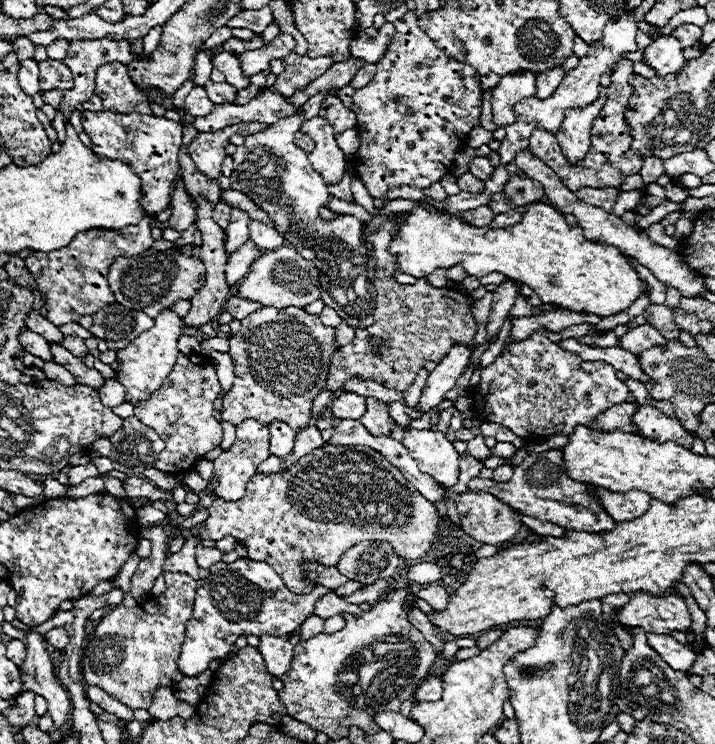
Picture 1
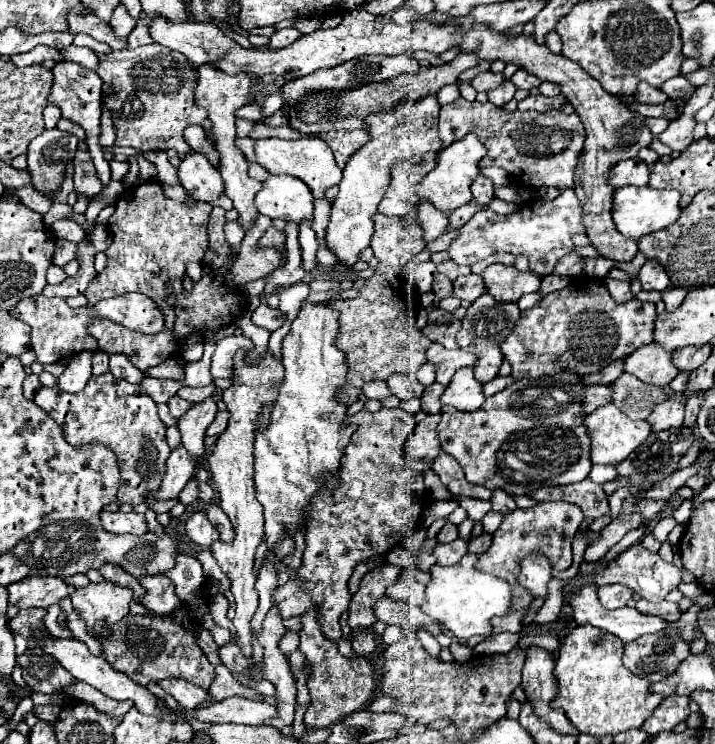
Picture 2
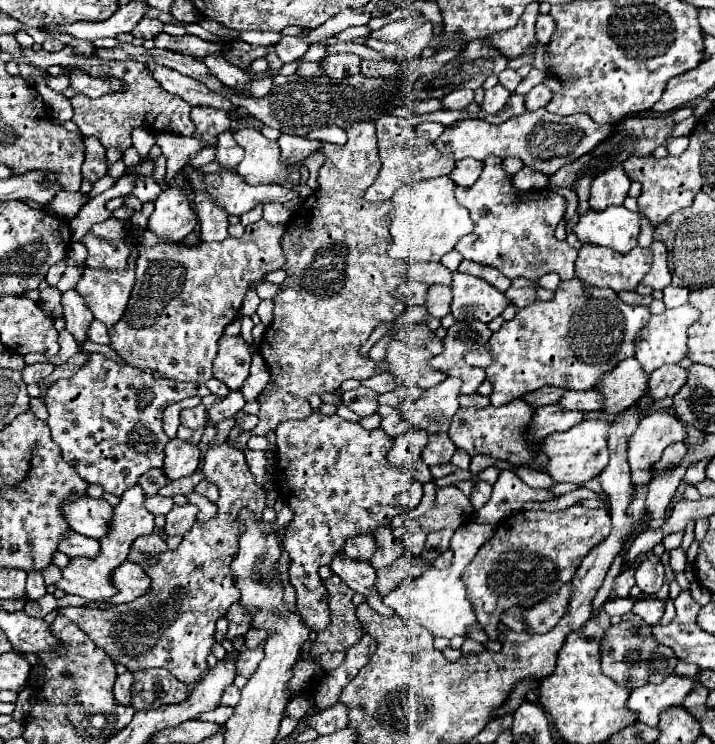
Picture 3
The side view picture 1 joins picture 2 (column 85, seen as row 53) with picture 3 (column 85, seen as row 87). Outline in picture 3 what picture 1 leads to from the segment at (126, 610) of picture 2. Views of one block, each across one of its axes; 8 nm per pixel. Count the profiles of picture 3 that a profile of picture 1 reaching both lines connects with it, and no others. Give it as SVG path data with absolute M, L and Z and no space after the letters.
M134 486L128 492L124 492L124 496L120 498L120 504L114 508L110 532L108 532L108 536L104 536L100 540L102 550L100 550L98 558L74 558L70 562L70 566L62 570L62 580L56 582L56 588L60 588L66 594L76 594L76 596L82 596L92 602L102 602L102 600L112 598L116 594L116 586L112 584L114 570L126 560L130 546L138 536L154 532L154 514L146 510L144 502L146 502L146 494L140 486Z

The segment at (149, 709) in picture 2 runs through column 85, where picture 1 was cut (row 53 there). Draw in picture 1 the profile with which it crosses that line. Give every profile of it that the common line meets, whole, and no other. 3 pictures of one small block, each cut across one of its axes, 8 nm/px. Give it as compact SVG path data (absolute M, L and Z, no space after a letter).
M660 36L652 40L652 44L644 48L644 64L654 68L656 76L668 76L680 72L686 64L680 40L676 40L674 36Z

